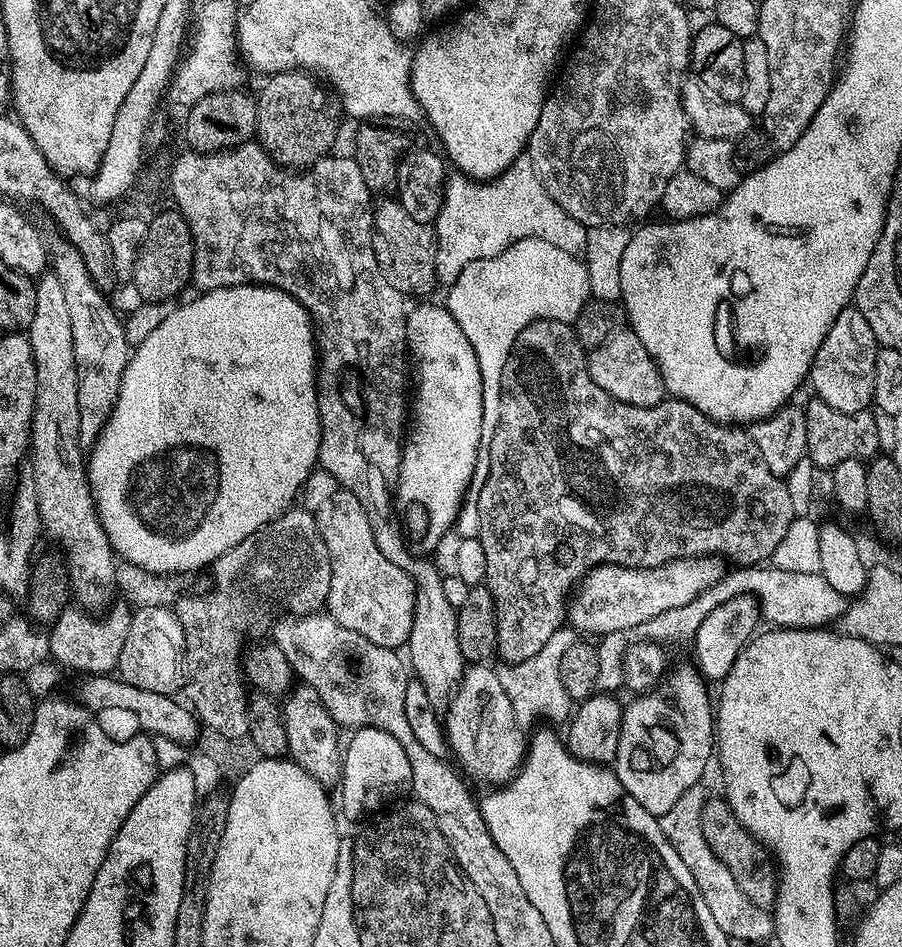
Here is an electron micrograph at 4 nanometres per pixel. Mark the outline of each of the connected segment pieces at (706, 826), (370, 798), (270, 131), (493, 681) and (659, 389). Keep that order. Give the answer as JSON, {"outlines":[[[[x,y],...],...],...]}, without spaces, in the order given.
{"outlines":[[[[709,795],[706,806],[702,806],[702,834],[706,838],[706,846],[718,854],[726,870],[730,870],[734,882],[738,882],[742,894],[746,894],[754,906],[771,909],[775,905],[777,894],[774,887],[774,857],[755,836],[749,834],[742,822],[738,822],[734,810],[723,795]]],[[[357,728],[350,736],[352,737],[349,740],[347,738],[346,747],[343,749],[338,808],[343,819],[345,816],[348,820],[360,820],[371,812],[379,813],[385,806],[399,801],[403,797],[400,795],[411,789],[411,768],[401,743],[393,734],[378,729]]],[[[304,70],[274,72],[265,80],[268,81],[261,86],[260,92],[255,93],[255,139],[281,168],[303,170],[325,155],[336,140],[336,120],[328,109],[325,85]]],[[[487,663],[471,665],[465,671],[456,693],[448,704],[448,711],[442,720],[442,727],[451,755],[456,755],[456,760],[476,780],[488,784],[484,786],[503,786],[520,771],[526,751],[526,732],[515,717],[514,708],[510,706],[510,698],[506,690],[502,690],[502,682],[498,682],[496,668]]],[[[631,330],[615,332],[606,342],[587,353],[590,378],[606,390],[618,402],[626,402],[630,406],[658,406],[666,399],[664,379],[646,346],[642,346],[642,338]]]]}

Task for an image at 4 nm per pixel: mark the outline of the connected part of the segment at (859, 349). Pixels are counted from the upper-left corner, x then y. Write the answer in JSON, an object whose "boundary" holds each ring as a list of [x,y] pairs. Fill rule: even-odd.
{"boundary":[[[856,307],[844,308],[842,314],[834,318],[834,326],[830,326],[822,346],[818,346],[818,354],[814,354],[810,373],[812,388],[816,391],[813,393],[826,402],[826,406],[842,410],[842,414],[865,411],[872,404],[877,351],[876,335],[870,330],[870,322],[862,318]]]}

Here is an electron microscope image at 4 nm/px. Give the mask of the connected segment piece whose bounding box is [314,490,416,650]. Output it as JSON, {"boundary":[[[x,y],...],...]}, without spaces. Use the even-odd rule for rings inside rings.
{"boundary":[[[339,490],[314,512],[314,522],[322,534],[322,542],[326,542],[326,550],[330,554],[330,594],[326,612],[345,628],[362,634],[370,642],[378,646],[400,650],[408,643],[410,626],[414,622],[414,606],[416,605],[416,587],[414,582],[382,550],[378,550],[378,542],[374,542],[374,530],[370,530],[370,518],[366,518],[366,510],[362,510],[362,502],[352,492]]]}

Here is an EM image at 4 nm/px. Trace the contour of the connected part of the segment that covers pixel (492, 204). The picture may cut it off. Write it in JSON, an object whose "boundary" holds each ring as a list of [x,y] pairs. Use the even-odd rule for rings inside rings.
{"boundary":[[[522,154],[504,171],[501,176],[492,180],[472,180],[463,174],[452,174],[447,177],[444,186],[444,201],[434,221],[434,239],[436,242],[436,274],[435,279],[441,280],[444,286],[450,286],[458,278],[458,274],[470,262],[478,262],[482,258],[494,258],[502,254],[514,242],[523,240],[545,240],[550,246],[558,246],[558,250],[566,250],[566,254],[583,257],[586,250],[586,234],[588,229],[582,222],[570,218],[554,198],[542,186],[532,168],[530,158]]]}

